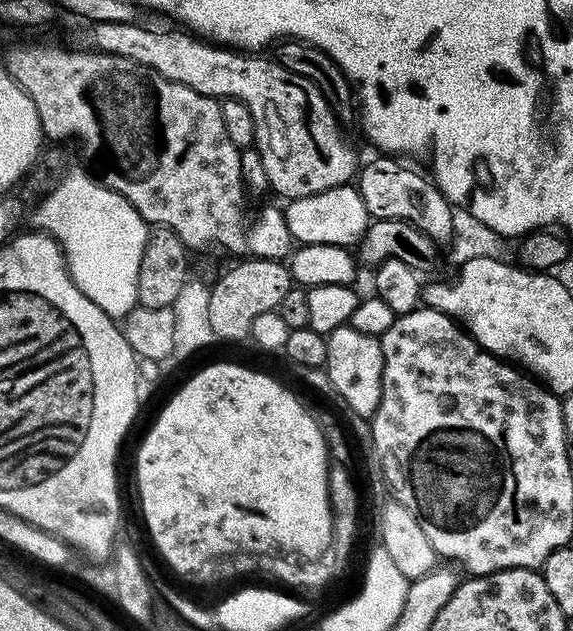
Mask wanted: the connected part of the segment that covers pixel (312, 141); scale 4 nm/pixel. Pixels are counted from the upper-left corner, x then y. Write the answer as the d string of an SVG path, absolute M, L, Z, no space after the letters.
M93 24L90 28L91 47L97 52L109 52L115 56L130 58L142 66L150 66L150 70L158 70L162 78L182 82L182 86L190 86L190 90L198 90L198 94L224 100L240 100L246 106L250 106L256 135L254 146L262 154L262 166L266 166L268 187L273 193L276 191L278 195L284 196L285 201L297 200L347 184L357 175L356 152L344 141L345 129L332 113L332 105L326 102L326 98L322 98L322 90L318 90L311 76L286 70L286 66L279 64L275 58L268 57L267 60L264 54L249 54L247 51L233 50L228 46L213 46L209 41L197 38L184 30L155 32L152 28L143 28L142 24Z

